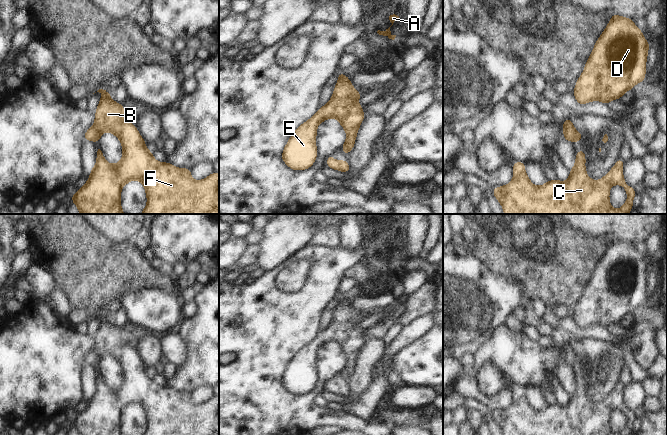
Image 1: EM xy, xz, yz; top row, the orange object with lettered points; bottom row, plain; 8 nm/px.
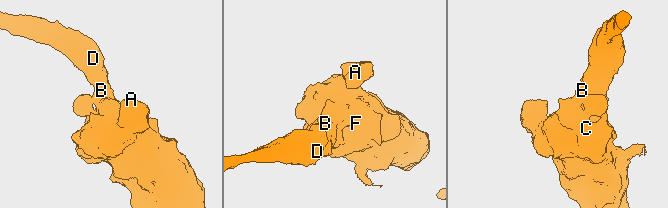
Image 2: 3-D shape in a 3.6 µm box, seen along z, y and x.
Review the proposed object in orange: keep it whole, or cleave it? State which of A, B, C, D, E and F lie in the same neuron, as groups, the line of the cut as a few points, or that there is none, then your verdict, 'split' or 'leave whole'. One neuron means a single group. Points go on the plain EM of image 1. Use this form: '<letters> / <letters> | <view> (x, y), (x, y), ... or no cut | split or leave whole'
A B C D E F | no cut | leave whole

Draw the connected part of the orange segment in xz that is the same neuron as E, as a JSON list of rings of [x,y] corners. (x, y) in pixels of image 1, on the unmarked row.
[[[339,296],[332,322],[289,361],[281,379],[283,386],[292,394],[309,393],[317,383],[318,349],[329,342],[335,342],[345,354],[347,361],[341,374],[348,379],[366,340],[362,335],[364,330],[357,327],[362,319],[352,310],[348,300]]]

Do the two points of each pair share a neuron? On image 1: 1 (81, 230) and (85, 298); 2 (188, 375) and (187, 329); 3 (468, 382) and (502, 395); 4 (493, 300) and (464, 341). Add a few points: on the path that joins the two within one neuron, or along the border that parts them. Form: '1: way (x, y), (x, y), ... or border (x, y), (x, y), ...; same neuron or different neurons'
1: way (85, 247), (85, 281); same neuron
2: way (195, 364), (195, 340); same neuron
3: way (476, 390), (489, 400), (494, 399); same neuron
4: way (485, 310), (464, 331); same neuron

